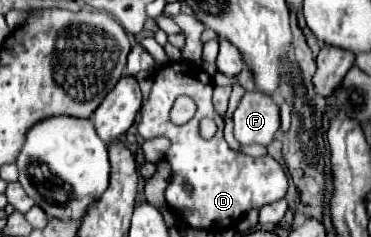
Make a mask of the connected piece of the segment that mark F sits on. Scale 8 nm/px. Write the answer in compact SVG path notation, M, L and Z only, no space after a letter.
M250 91L240 99L234 111L234 137L240 145L264 145L274 141L274 133L280 129L278 105L270 95Z

